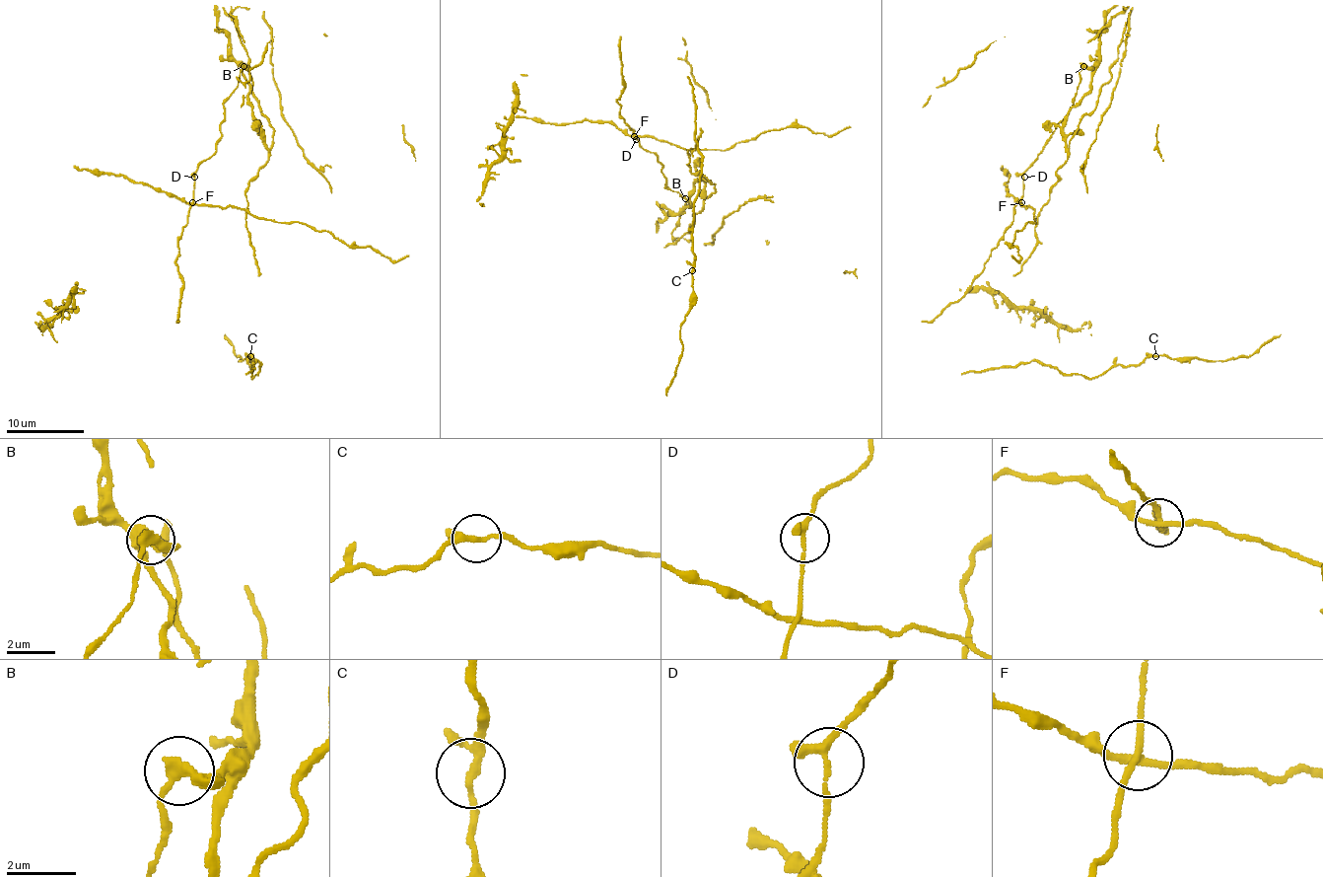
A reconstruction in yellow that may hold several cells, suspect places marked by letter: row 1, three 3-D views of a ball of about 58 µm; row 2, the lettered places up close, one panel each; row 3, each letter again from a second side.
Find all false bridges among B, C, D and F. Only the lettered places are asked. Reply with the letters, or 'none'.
B, F

